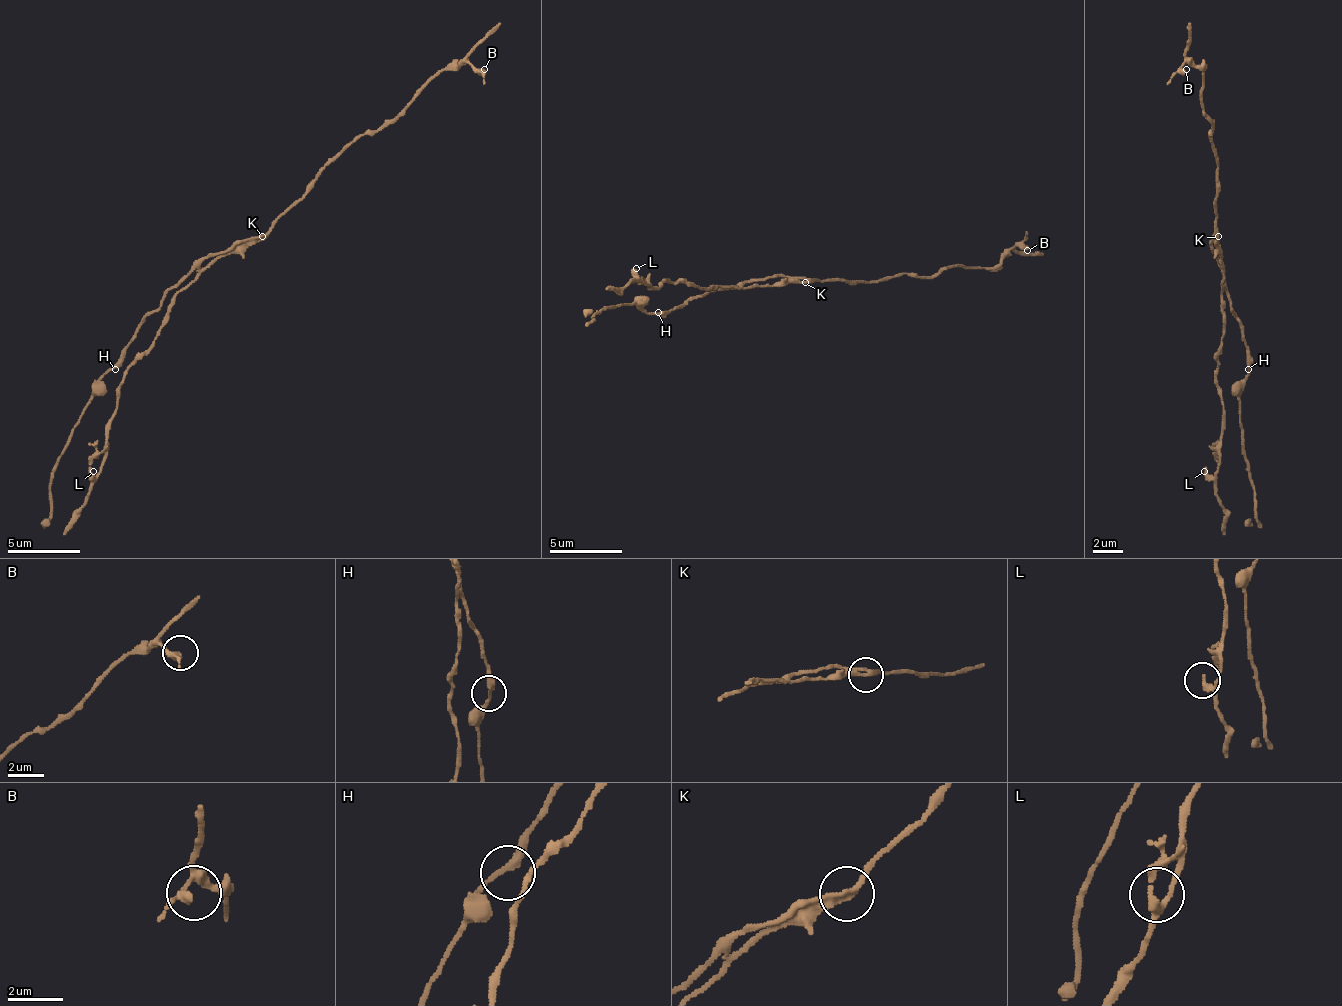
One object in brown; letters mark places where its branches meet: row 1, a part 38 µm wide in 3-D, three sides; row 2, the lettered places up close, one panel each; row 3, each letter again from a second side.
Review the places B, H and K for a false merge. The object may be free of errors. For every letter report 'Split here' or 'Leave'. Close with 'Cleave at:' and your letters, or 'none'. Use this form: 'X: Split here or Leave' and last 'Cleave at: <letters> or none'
B: Leave
H: Leave
K: Split here
Cleave at: K

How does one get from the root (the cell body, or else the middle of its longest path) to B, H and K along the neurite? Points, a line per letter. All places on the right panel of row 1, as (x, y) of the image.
B: (1222, 252), (1215, 226), (1211, 117), (1200, 102), (1204, 69), (1186, 62), (1182, 65), (1186, 69)
H: (1222, 252), (1222, 285), (1241, 325), (1241, 340), (1248, 351), (1248, 369)
K: (1222, 252), (1219, 248), (1219, 237)

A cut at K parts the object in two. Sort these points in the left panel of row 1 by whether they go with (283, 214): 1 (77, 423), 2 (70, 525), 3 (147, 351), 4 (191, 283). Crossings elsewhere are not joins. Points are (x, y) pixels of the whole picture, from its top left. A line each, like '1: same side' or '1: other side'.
1: same side
2: other side
3: other side
4: other side

